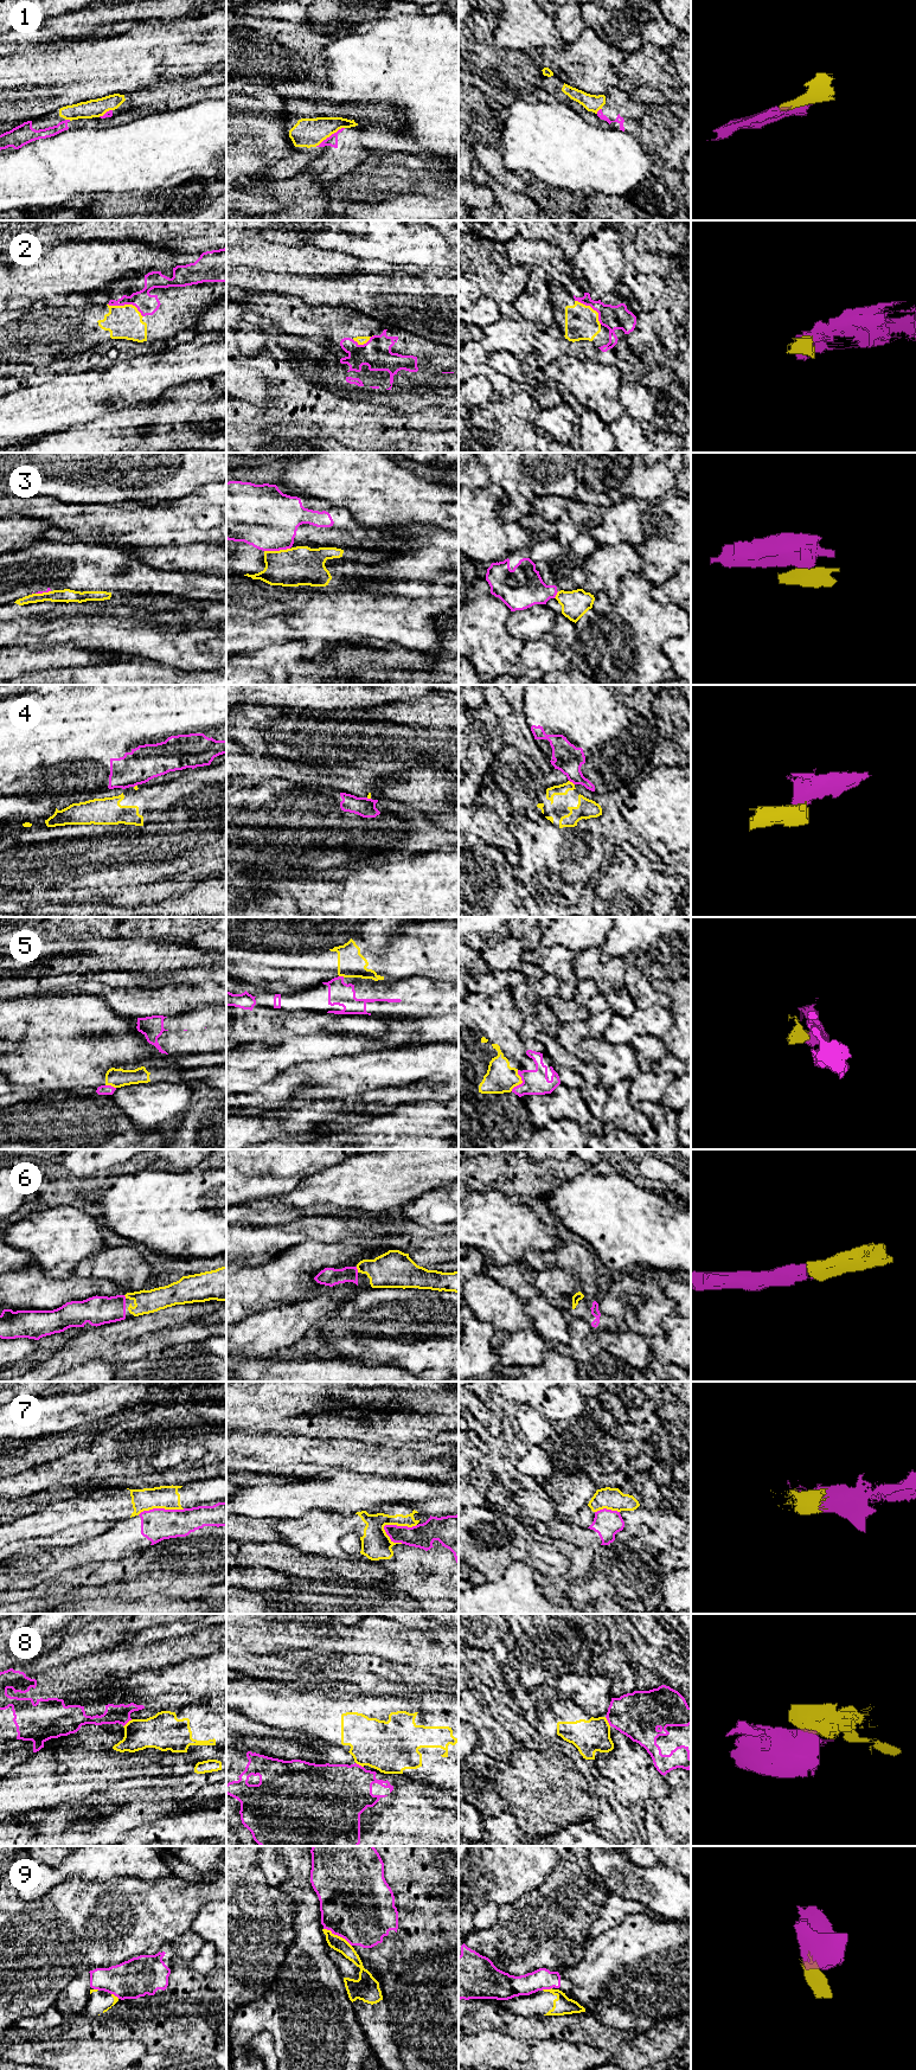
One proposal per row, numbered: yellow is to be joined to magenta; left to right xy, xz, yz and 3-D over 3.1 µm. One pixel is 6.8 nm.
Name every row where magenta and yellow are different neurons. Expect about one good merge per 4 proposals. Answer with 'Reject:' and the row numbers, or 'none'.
Reject: 3, 4, 5, 7, 8, 9

